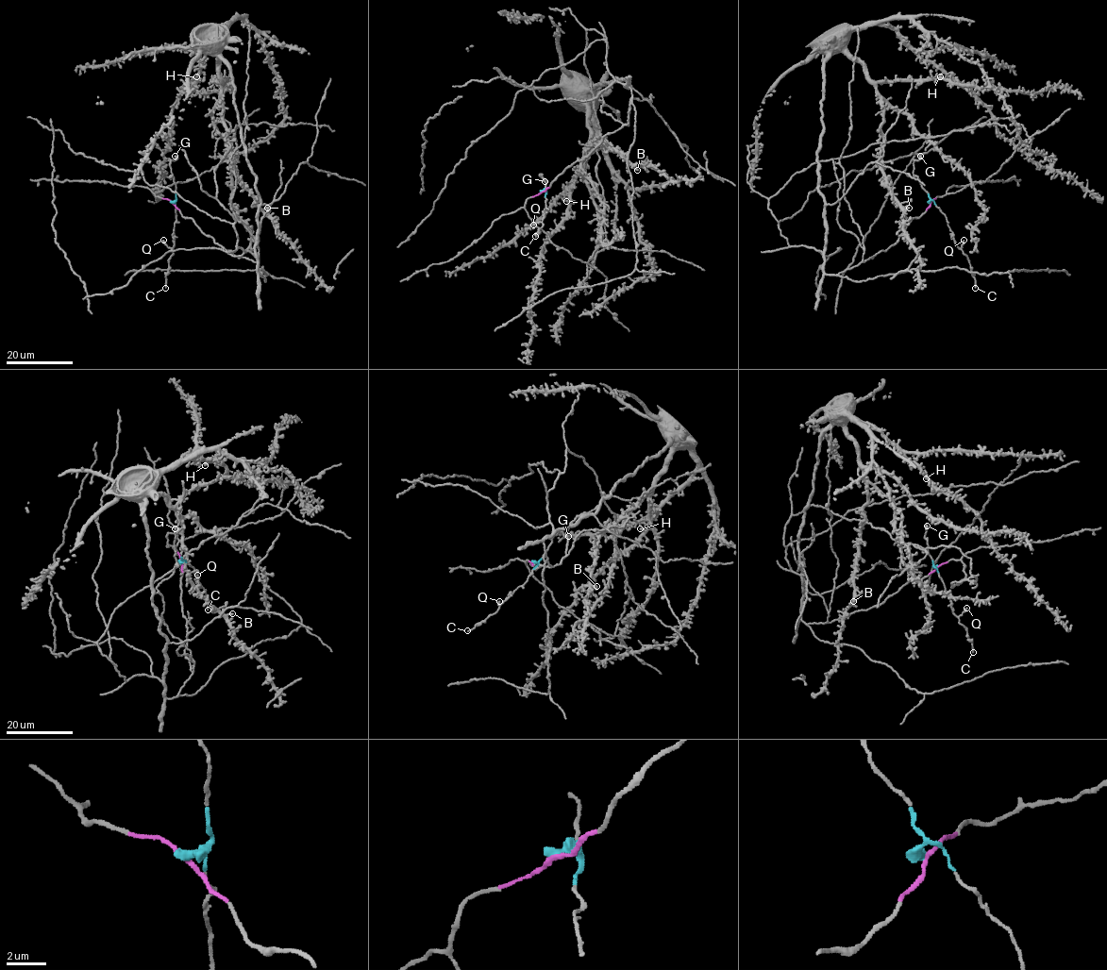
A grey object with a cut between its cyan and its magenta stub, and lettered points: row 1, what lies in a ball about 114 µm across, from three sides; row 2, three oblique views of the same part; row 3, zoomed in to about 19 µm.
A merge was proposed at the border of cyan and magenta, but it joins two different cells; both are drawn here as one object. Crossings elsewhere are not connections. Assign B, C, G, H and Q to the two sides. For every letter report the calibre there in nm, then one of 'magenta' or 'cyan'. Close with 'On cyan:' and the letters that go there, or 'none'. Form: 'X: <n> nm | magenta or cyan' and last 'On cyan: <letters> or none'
B: 320 nm | magenta
C: 190 nm | cyan
G: 400 nm | cyan
H: 360 nm | magenta
Q: 260 nm | cyan
On cyan: C, G, Q

